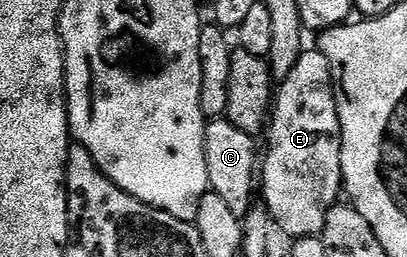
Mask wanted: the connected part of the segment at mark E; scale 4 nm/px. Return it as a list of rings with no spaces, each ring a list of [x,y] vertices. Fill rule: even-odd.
[[[318,48],[305,49],[301,54],[298,64],[294,64],[294,68],[290,68],[290,76],[286,76],[286,80],[279,83],[278,89],[274,94],[274,109],[270,115],[270,125],[266,130],[266,139],[268,138],[268,155],[262,158],[262,199],[263,205],[266,207],[277,231],[280,230],[284,234],[289,234],[289,239],[298,238],[315,238],[323,235],[324,221],[330,212],[330,208],[337,205],[338,199],[342,194],[342,152],[340,151],[340,117],[338,116],[338,108],[336,107],[336,93],[332,90],[332,77],[330,76],[330,64],[326,60],[326,56]]]

